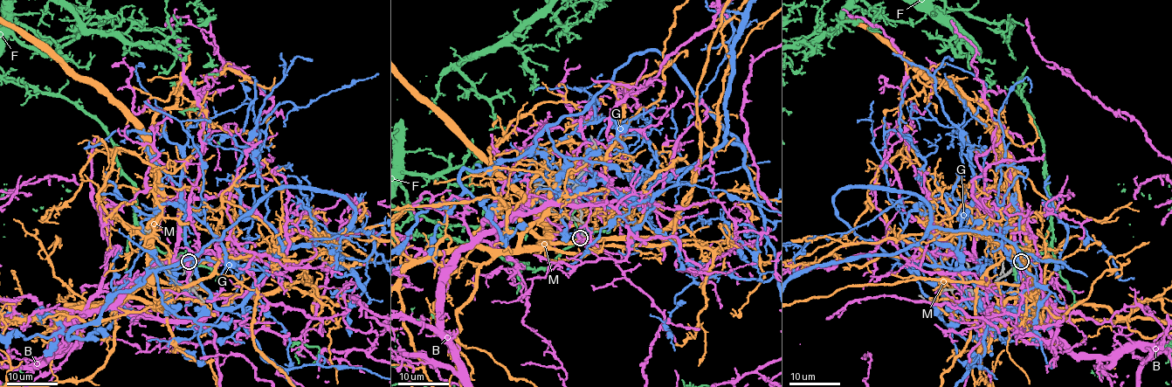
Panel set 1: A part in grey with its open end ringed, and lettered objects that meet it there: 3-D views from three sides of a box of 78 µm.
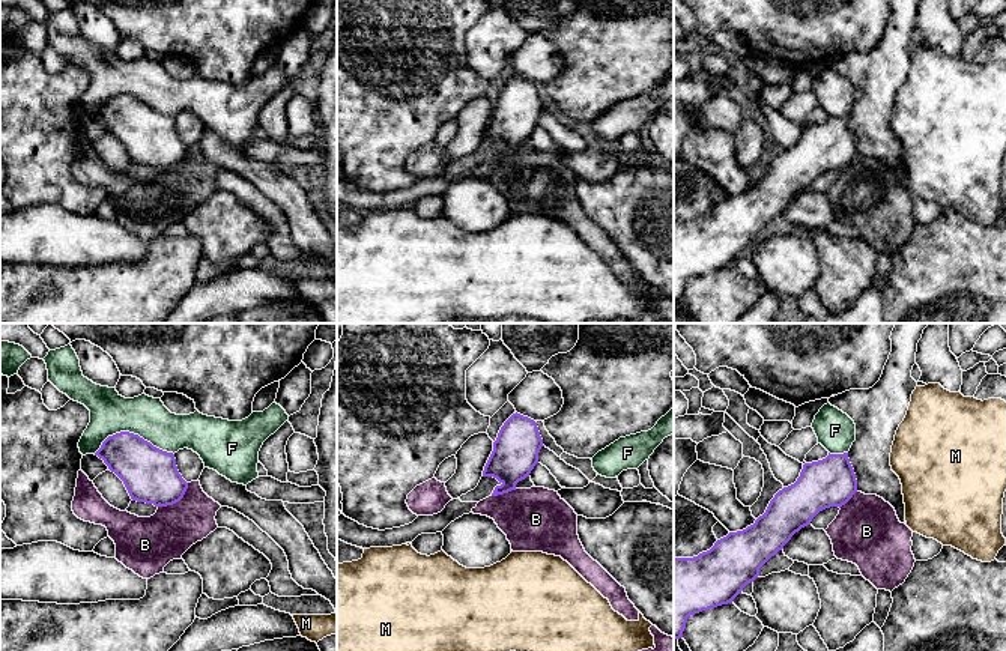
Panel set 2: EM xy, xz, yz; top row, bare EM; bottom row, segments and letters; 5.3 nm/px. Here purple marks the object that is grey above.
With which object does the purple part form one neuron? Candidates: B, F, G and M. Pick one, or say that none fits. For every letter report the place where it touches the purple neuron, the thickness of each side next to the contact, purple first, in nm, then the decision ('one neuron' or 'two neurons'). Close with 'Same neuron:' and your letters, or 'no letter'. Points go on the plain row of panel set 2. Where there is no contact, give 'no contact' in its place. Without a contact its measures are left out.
B: xy (176, 164) | 300/280 nm | two neurons
F: xy (133, 96) | 300/220 nm | two neurons
G: no contact | two neurons
M: no contact | two neurons
Same neuron: no letter

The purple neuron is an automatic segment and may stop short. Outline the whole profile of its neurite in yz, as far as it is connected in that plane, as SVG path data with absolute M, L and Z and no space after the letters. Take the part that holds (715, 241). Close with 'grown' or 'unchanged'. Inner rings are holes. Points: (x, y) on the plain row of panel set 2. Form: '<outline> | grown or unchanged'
M848 116L804 126L797 144L779 153L765 176L743 194L729 195L693 221L674 221L674 304L683 301L687 281L732 263L759 239L759 232L823 173L845 168L857 155Z | unchanged

